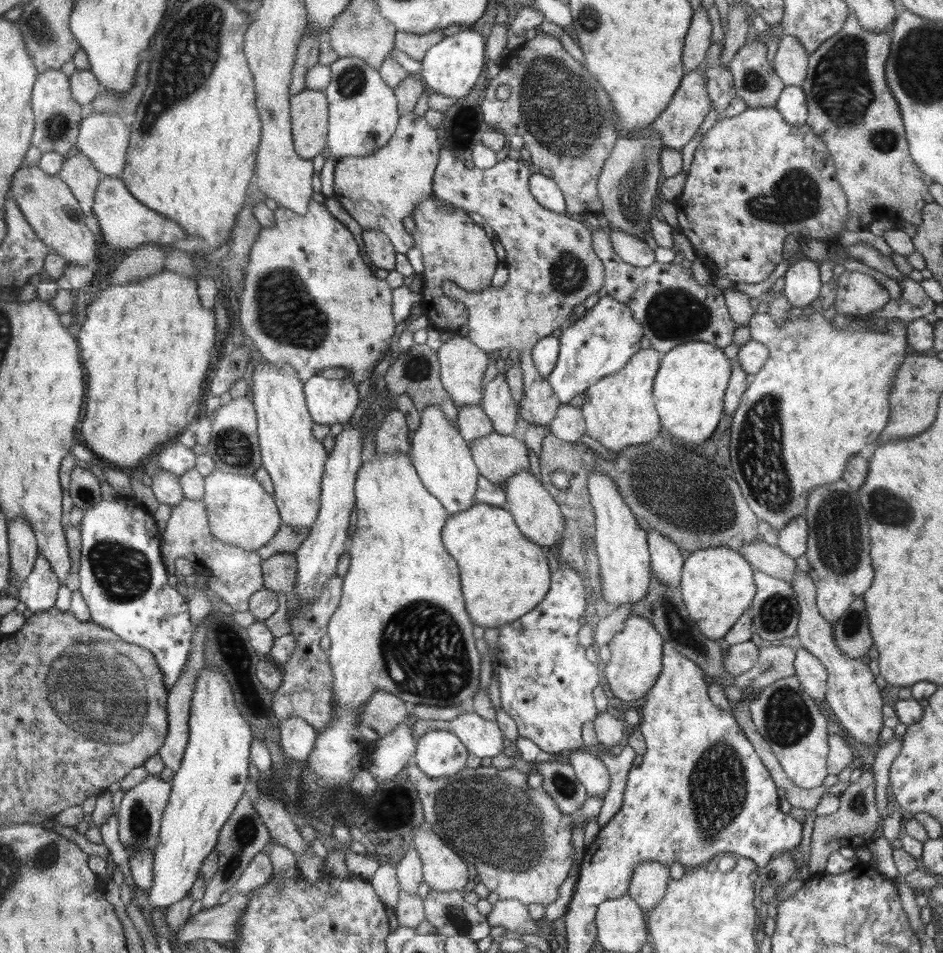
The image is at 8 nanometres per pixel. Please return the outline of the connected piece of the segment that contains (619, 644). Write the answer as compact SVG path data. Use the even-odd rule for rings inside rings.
M631 615L624 621L622 630L607 644L611 650L611 658L604 666L604 676L616 698L628 703L645 698L663 667L664 641L663 636L647 618Z

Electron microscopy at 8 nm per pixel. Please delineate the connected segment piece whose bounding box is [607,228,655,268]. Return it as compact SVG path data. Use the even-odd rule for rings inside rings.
M608 228L607 230L613 249L624 262L642 268L654 263L654 251L648 247L645 240L618 229Z

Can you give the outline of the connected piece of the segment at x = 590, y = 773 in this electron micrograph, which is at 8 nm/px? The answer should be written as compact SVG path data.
M577 749L570 754L569 764L573 767L577 780L586 790L588 797L604 798L610 790L610 776L600 758L590 752Z

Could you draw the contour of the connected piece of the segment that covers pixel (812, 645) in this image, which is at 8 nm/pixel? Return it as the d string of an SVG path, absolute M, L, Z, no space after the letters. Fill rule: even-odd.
M797 569L790 582L797 596L799 608L799 624L797 635L800 644L813 654L826 667L828 690L825 702L828 702L830 710L838 718L840 724L858 743L869 746L880 736L884 727L882 716L881 688L876 685L875 676L870 667L861 659L848 658L834 642L833 625L820 613L816 604L817 590L812 578Z

